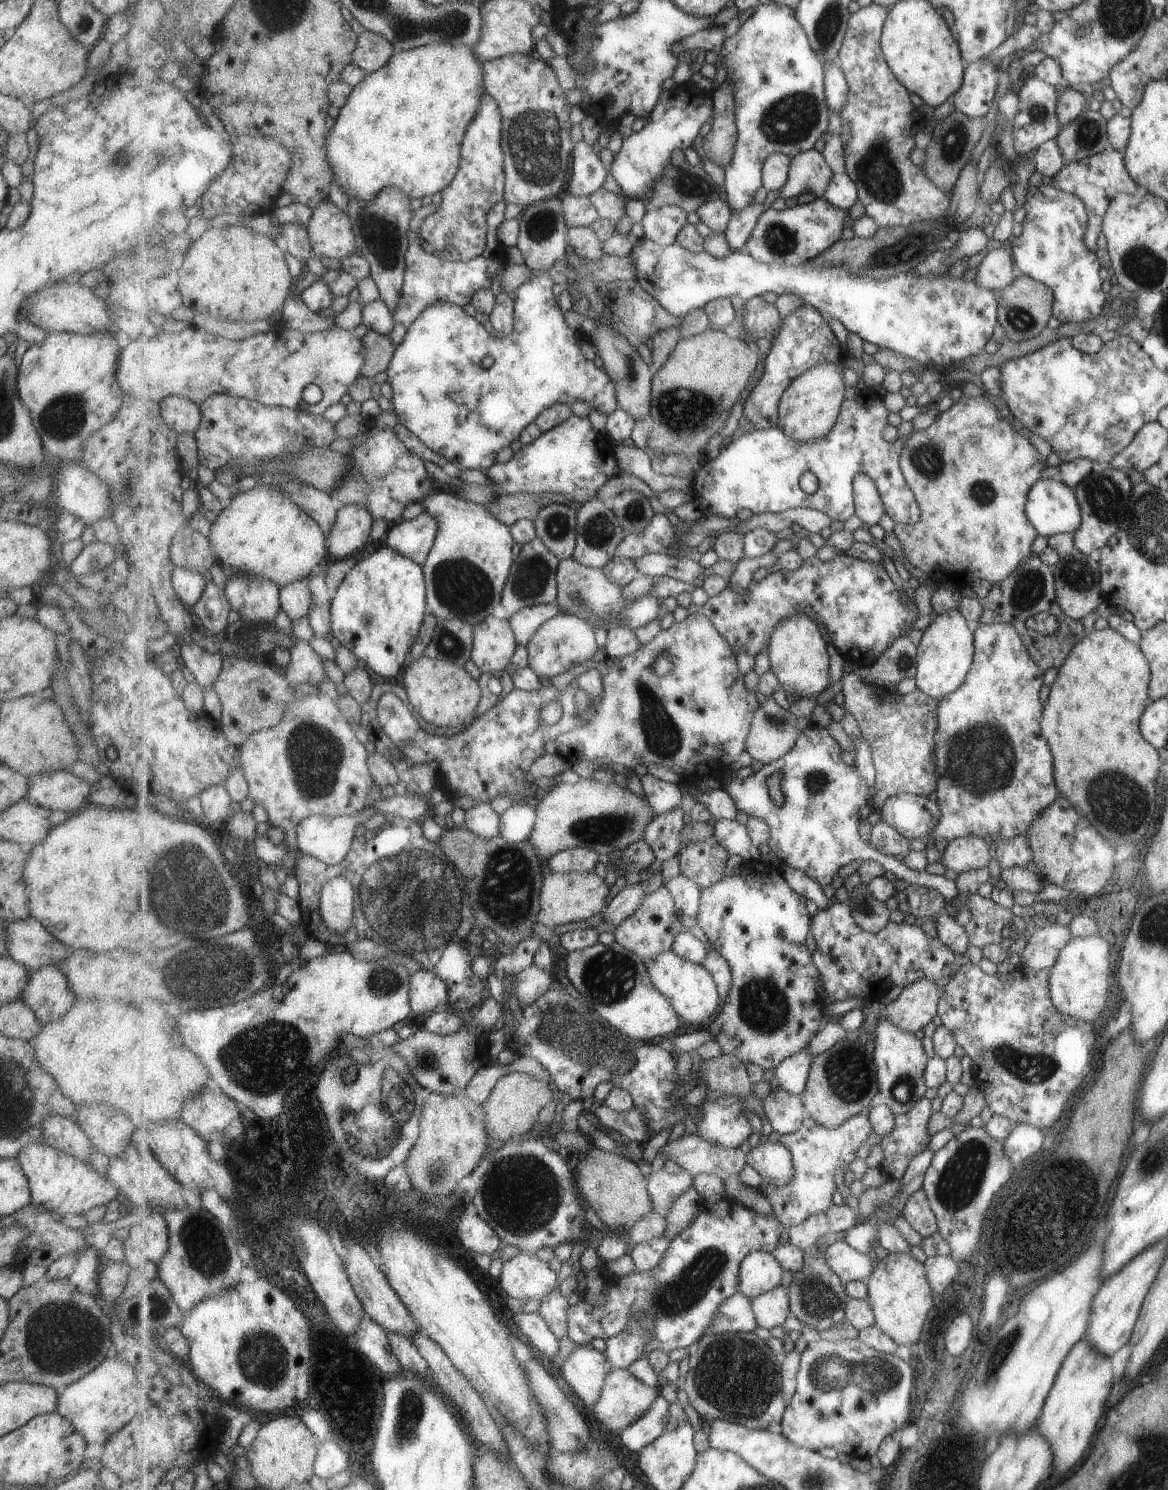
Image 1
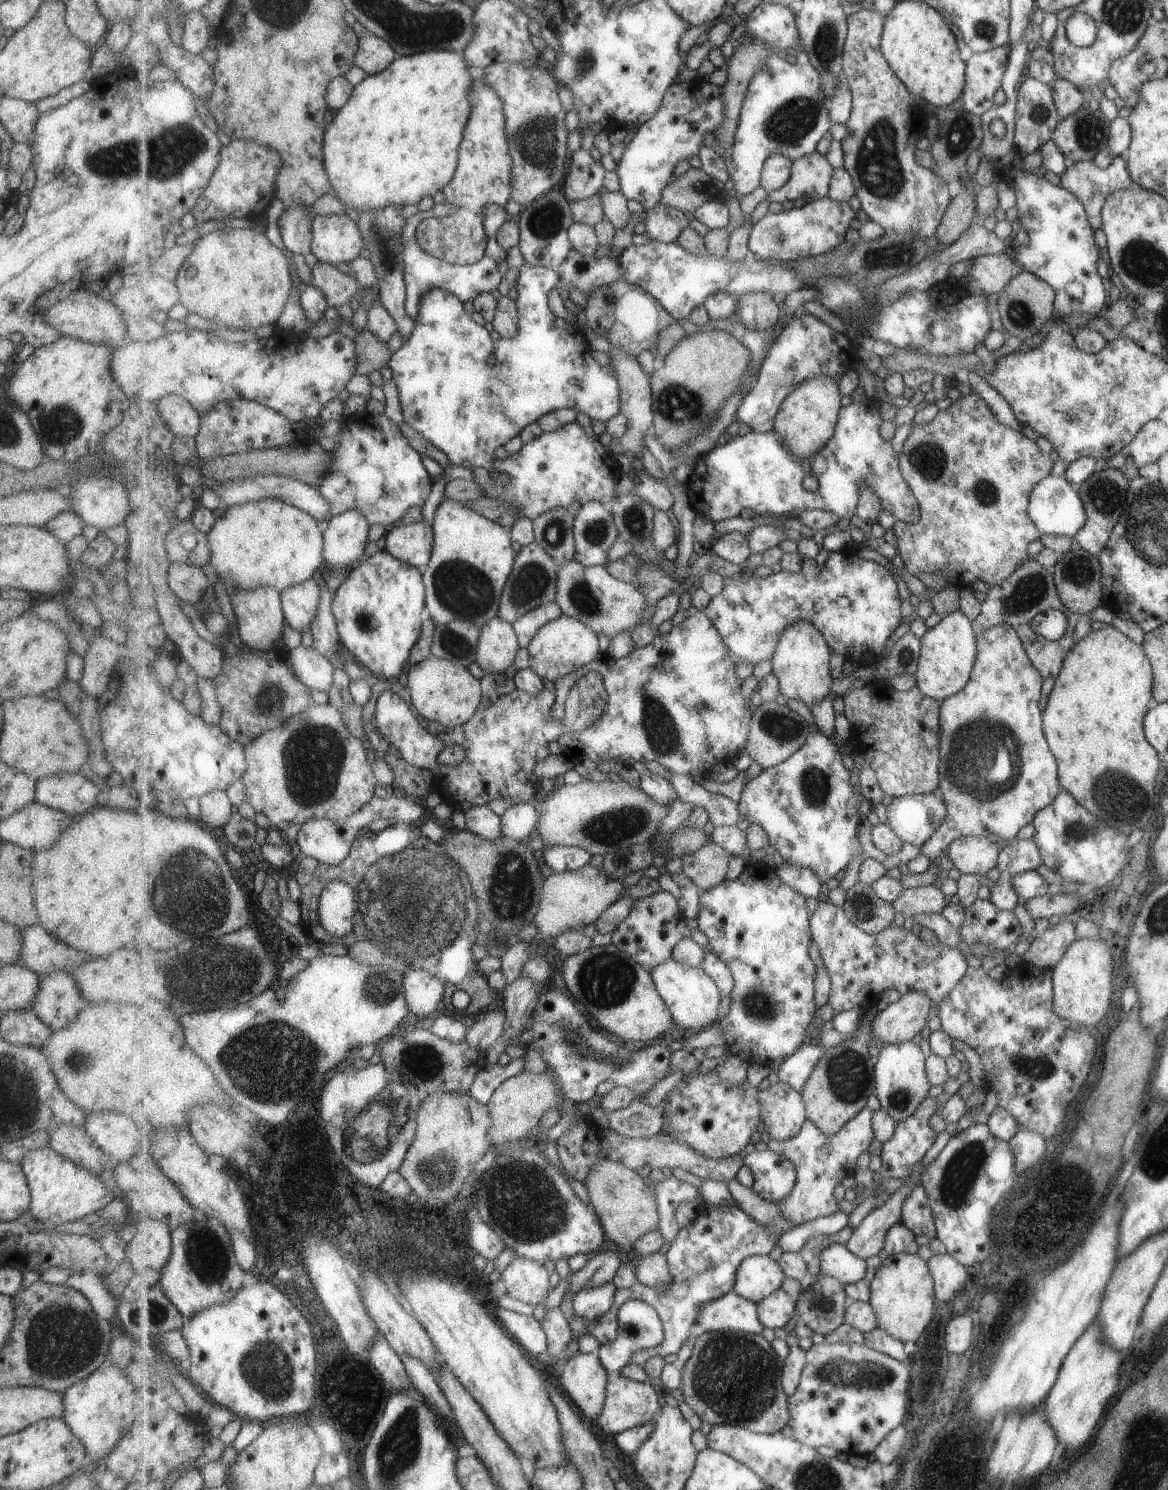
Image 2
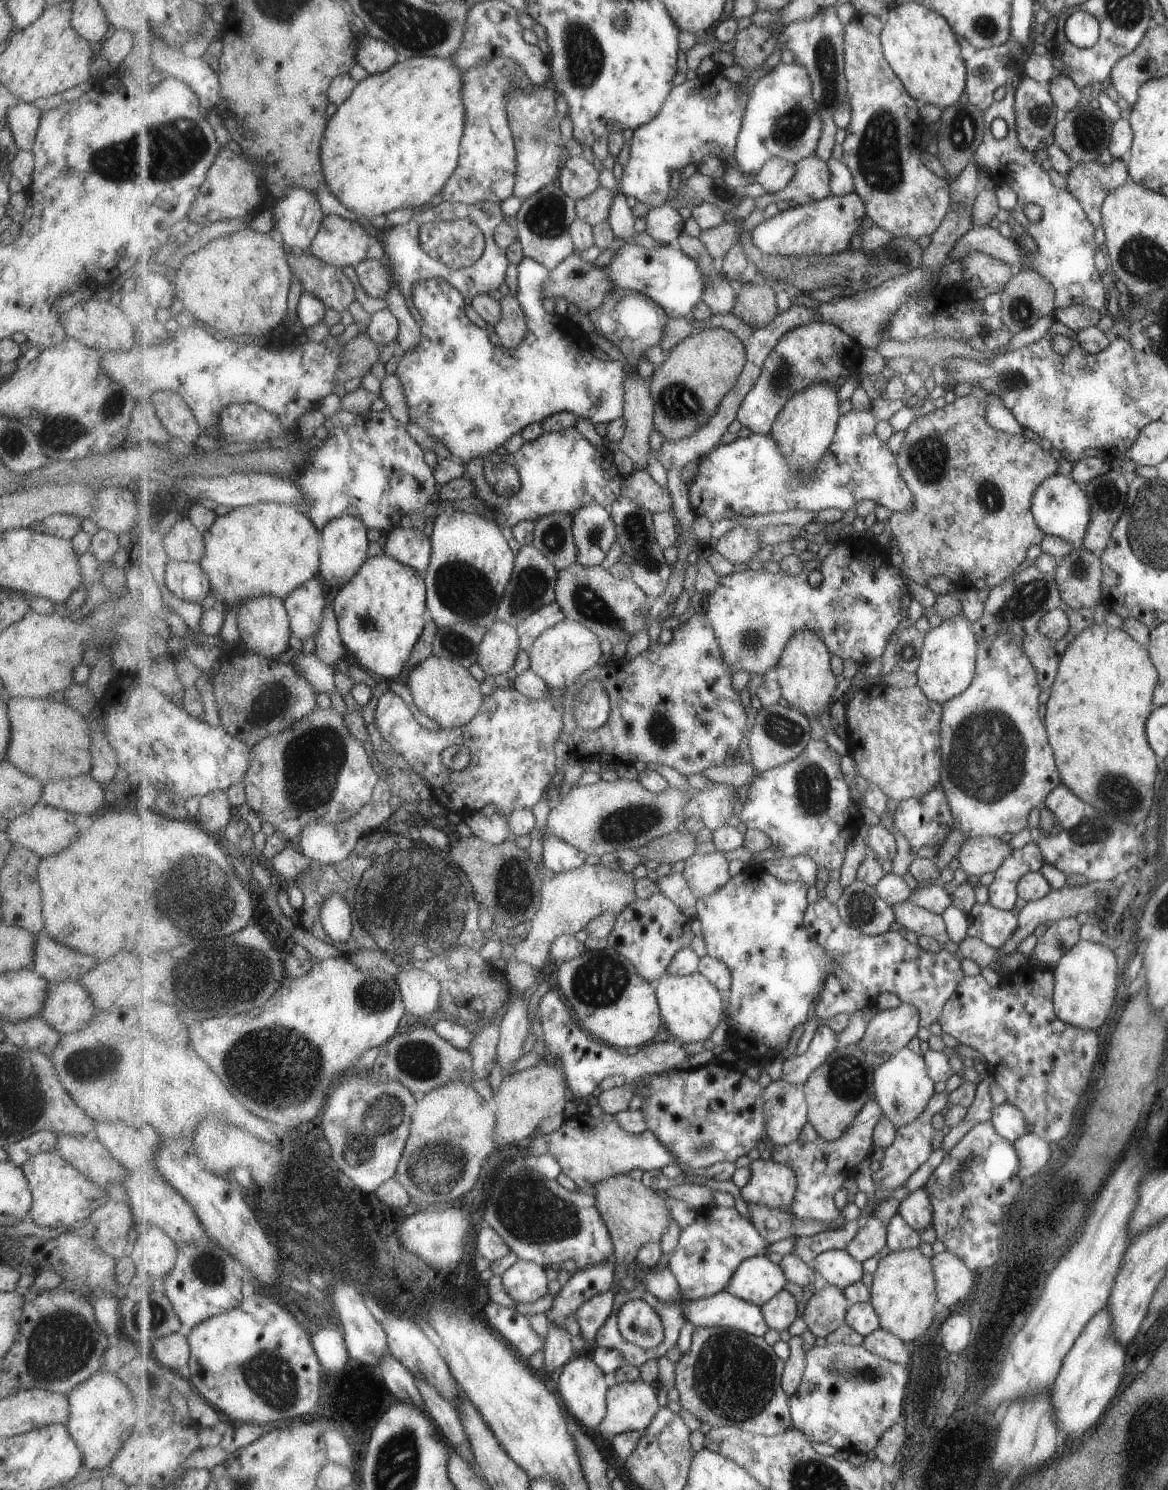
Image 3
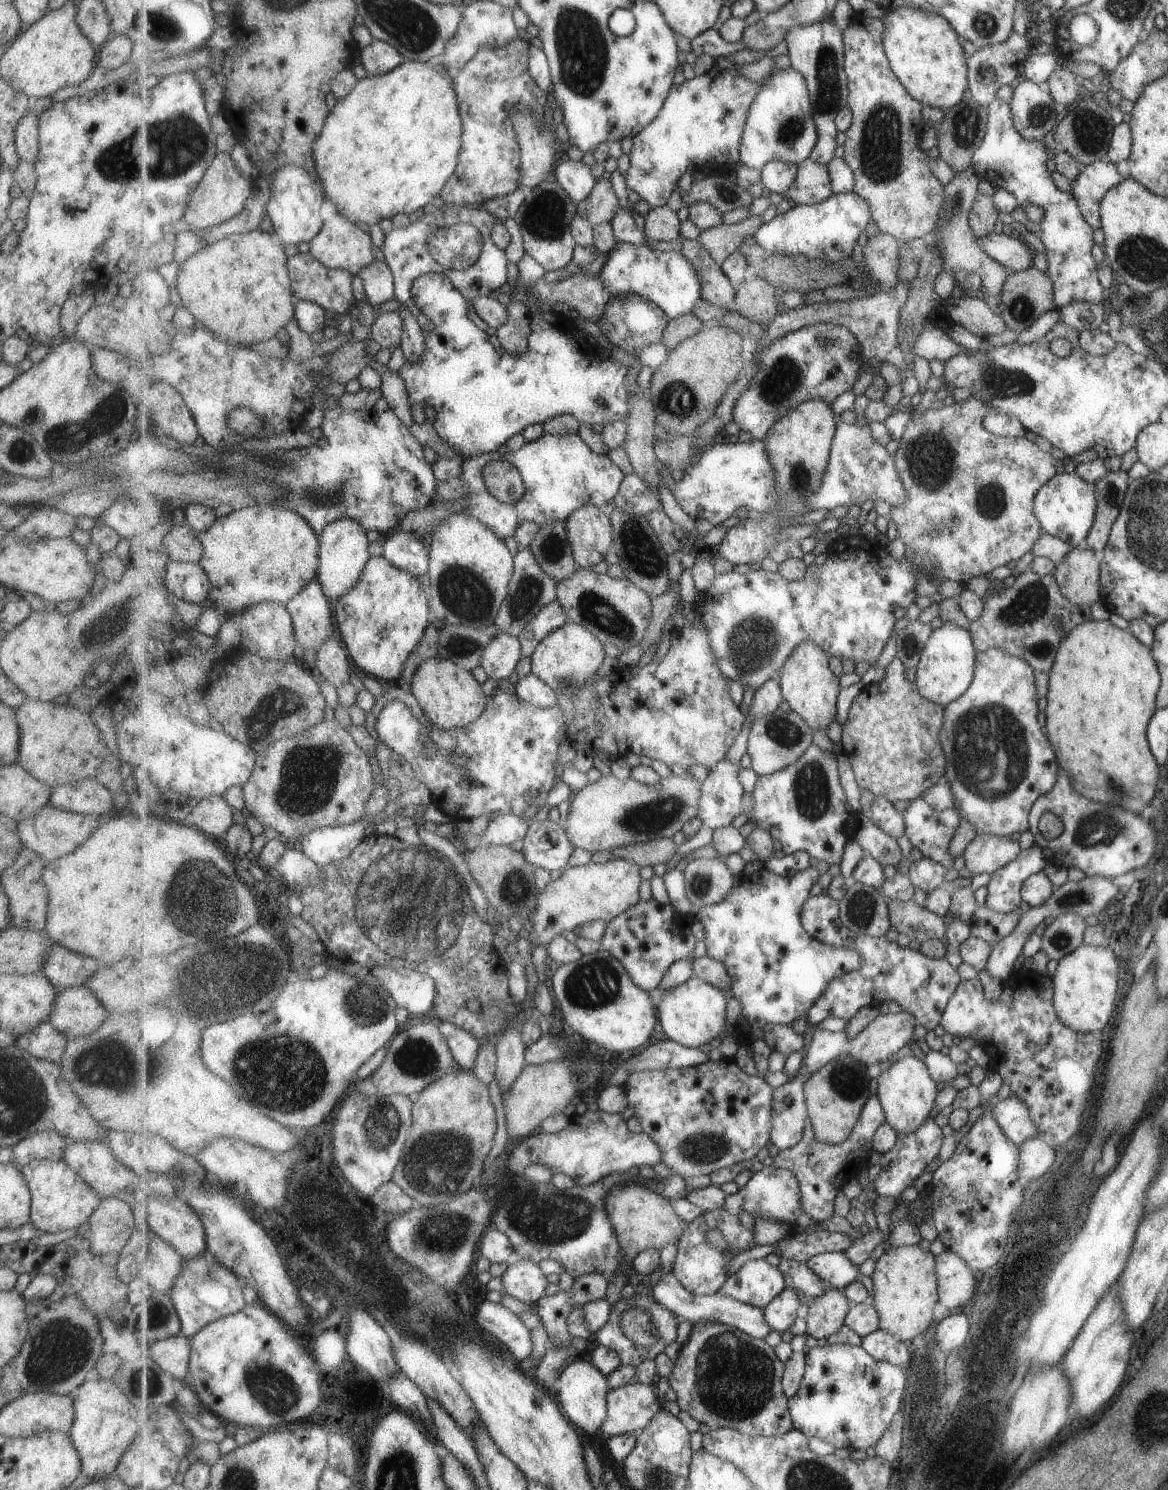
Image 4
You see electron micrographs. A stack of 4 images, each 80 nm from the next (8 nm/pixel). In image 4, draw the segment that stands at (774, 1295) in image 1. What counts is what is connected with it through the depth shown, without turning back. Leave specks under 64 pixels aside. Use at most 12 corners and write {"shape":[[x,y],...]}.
{"shape":[[787,1286],[764,1308],[773,1330],[785,1332],[799,1318],[801,1302]]}

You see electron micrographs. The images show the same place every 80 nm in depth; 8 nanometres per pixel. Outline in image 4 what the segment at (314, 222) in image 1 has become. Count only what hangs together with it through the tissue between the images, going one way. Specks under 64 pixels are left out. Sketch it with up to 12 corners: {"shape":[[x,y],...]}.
{"shape":[[337,212],[310,242],[330,269],[359,275],[376,261],[365,226]]}

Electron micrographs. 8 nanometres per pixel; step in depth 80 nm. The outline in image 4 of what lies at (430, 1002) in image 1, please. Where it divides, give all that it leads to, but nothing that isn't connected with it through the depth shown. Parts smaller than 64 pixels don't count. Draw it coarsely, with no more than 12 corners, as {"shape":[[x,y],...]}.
{"shape":[[375,967],[399,1007],[420,1017],[433,1008],[435,980],[411,968]]}

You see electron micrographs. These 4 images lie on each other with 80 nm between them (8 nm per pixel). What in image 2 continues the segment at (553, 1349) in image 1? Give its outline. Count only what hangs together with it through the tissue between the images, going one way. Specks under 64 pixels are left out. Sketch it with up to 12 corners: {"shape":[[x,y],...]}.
{"shape":[[498,1307],[497,1318],[530,1358],[548,1350],[533,1315]]}

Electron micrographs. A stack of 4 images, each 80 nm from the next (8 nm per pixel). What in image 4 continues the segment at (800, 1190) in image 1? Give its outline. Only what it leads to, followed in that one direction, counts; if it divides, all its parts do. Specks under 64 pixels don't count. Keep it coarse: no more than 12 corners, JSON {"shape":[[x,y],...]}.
{"shape":[[871,1095],[849,1139],[820,1141],[809,1123],[774,1165],[800,1182],[801,1206],[816,1222],[835,1215],[839,1191],[877,1159],[886,1122]]}

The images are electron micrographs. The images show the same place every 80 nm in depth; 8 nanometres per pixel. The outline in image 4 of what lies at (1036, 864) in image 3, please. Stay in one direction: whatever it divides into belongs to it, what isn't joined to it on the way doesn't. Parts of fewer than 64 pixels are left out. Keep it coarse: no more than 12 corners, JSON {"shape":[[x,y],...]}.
{"shape":[[1037,845],[989,874],[984,906],[1011,913],[1019,888],[1048,863]]}

